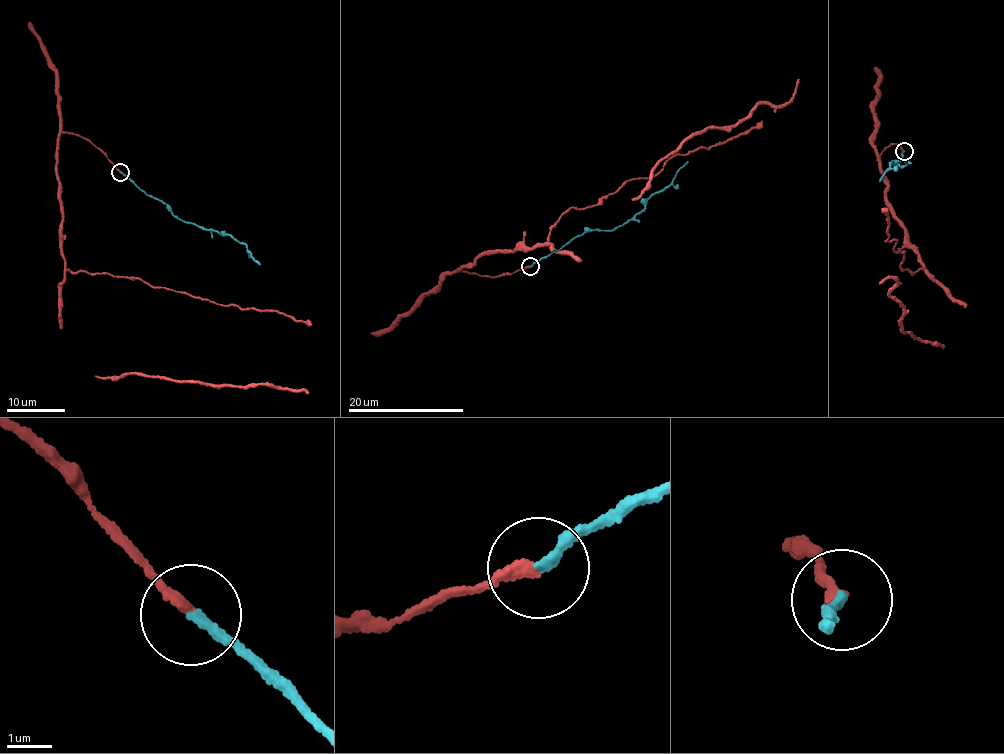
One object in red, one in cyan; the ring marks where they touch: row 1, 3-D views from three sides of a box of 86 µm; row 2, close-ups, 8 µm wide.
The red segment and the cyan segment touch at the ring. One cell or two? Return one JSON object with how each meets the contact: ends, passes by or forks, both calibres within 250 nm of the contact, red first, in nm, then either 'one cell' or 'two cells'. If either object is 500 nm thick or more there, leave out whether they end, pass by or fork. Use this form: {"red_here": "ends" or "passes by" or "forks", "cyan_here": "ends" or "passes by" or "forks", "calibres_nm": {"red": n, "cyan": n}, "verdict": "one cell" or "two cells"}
{"red_here": "ends", "cyan_here": "ends", "calibres_nm": {"red": 260, "cyan": 220}, "verdict": "one cell"}

